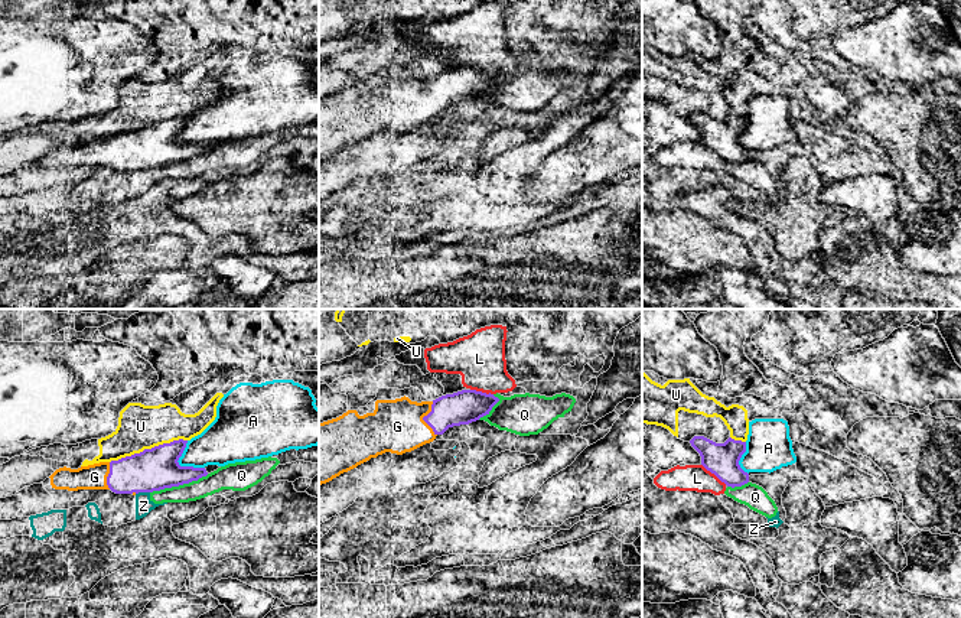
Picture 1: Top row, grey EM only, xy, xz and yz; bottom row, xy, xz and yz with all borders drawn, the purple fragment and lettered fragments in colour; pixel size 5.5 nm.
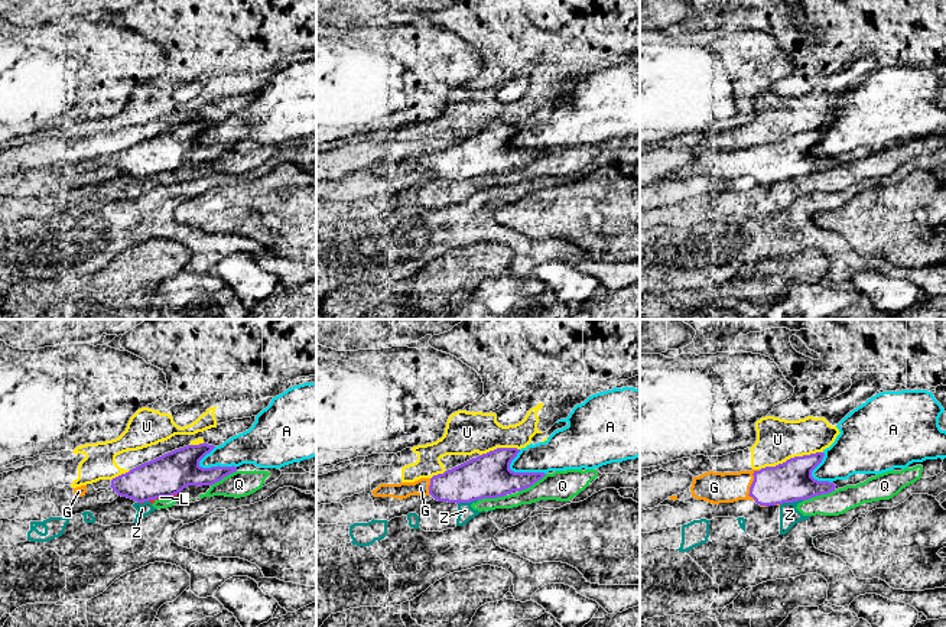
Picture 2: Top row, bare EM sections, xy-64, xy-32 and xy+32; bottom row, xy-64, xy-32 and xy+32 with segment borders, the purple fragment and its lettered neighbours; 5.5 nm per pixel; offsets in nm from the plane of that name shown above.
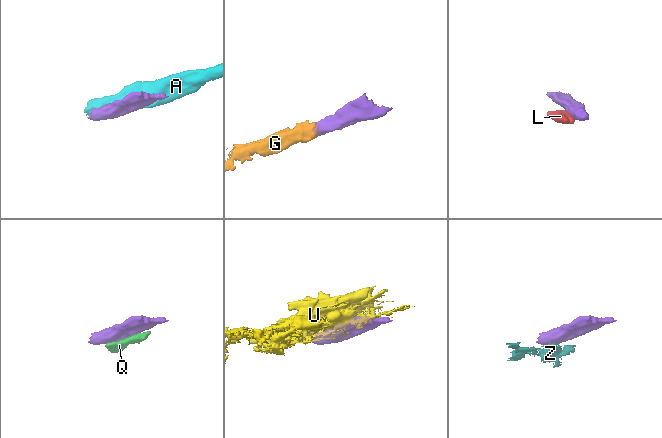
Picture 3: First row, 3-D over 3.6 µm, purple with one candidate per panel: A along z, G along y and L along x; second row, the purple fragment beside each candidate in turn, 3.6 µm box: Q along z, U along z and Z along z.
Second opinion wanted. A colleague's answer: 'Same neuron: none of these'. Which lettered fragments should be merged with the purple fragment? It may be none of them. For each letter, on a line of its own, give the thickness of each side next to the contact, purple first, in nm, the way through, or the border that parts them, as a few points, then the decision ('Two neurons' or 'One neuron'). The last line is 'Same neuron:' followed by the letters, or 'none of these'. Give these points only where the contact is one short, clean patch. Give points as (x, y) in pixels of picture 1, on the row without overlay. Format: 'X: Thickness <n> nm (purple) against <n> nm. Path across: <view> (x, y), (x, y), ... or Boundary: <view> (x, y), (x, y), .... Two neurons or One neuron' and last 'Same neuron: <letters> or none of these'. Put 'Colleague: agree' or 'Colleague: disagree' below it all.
A: Thickness 240 nm (purple) against 220 nm. Two neurons
G: Thickness 190 nm (purple) against 300 nm. Path across: xz (462, 84), (423, 96), (397, 103). One neuron
L: Thickness 190 nm (purple) against 140 nm. Boundary: yz (701, 140), (726, 160). Two neurons
Q: Thickness 240 nm (purple) against 120 nm. Two neurons
U: Thickness 240 nm (purple) against 240 nm. Two neurons
Z: Thickness 240 nm (purple) against 100 nm. Boundary: xy (149, 168), (136, 171). Two neurons
Same neuron: G
Colleague: disagree

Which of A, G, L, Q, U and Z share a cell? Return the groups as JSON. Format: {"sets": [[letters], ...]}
{"sets": [["A"], ["G"], ["L", "Q", "Z"], ["U"]]}

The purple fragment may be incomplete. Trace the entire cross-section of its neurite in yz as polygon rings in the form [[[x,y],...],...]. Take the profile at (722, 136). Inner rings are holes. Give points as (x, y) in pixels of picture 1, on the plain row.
[[[694,113],[690,120],[700,130],[701,142],[727,163],[734,165],[749,159],[749,150],[739,142],[746,129],[746,118],[729,114],[724,120],[716,120],[704,113]]]

